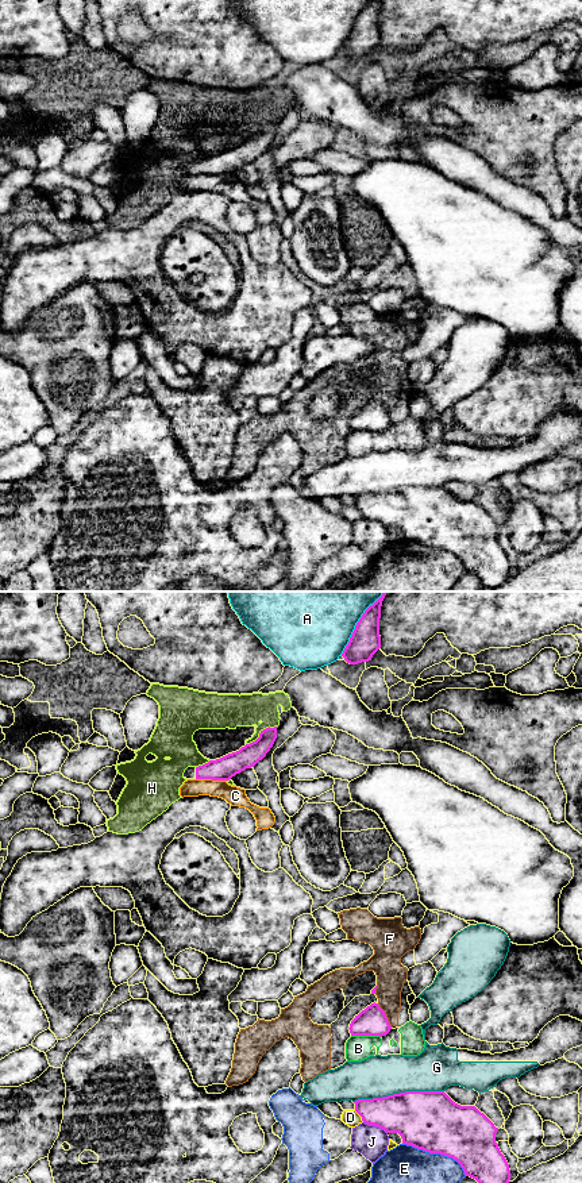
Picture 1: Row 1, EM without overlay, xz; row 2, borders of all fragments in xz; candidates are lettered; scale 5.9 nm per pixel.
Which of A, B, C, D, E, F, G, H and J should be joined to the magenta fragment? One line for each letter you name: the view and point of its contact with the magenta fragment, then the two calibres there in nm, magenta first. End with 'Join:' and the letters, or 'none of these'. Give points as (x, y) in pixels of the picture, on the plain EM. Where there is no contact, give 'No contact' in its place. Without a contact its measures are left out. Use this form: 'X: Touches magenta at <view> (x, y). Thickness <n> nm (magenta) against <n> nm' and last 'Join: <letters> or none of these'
Join: none of these

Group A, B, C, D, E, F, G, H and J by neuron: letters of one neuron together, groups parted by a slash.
A / B / C / D / E / F / G / H / J

